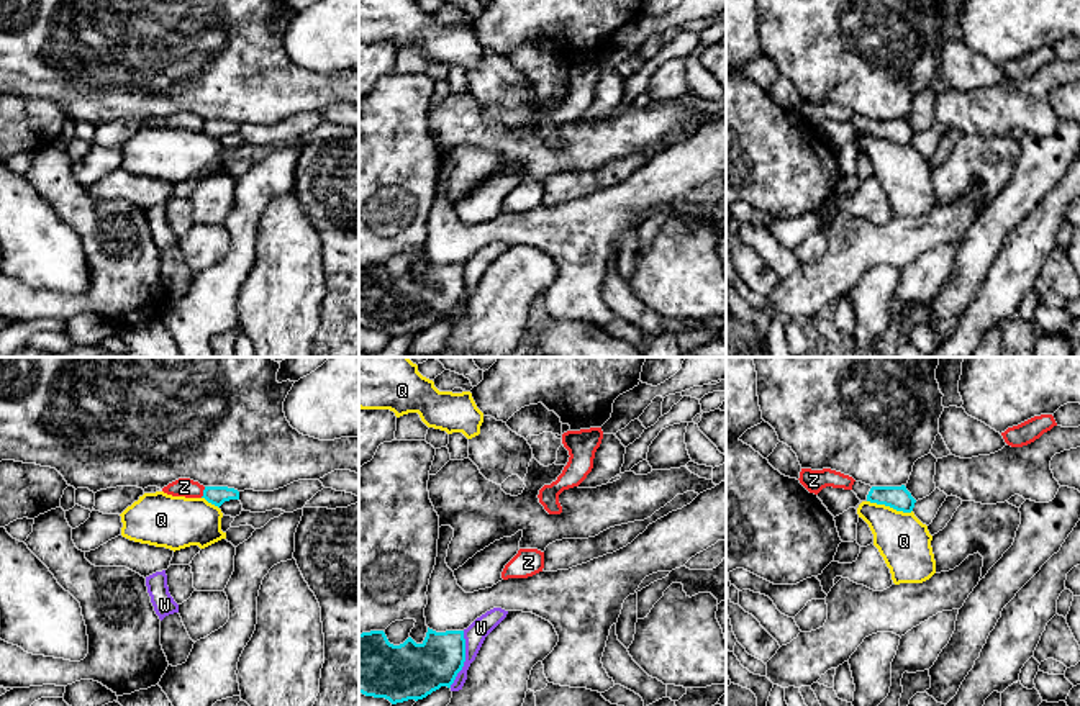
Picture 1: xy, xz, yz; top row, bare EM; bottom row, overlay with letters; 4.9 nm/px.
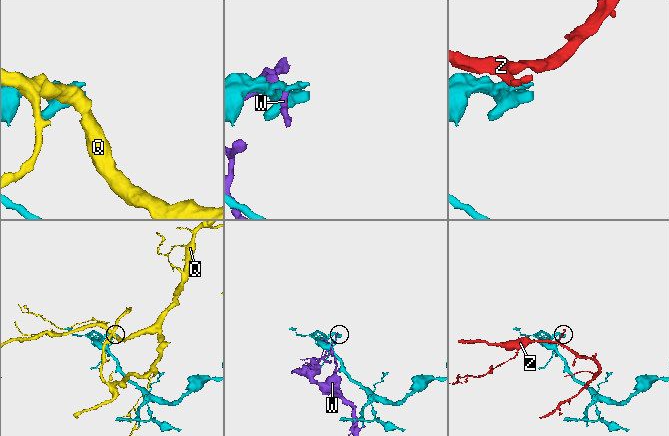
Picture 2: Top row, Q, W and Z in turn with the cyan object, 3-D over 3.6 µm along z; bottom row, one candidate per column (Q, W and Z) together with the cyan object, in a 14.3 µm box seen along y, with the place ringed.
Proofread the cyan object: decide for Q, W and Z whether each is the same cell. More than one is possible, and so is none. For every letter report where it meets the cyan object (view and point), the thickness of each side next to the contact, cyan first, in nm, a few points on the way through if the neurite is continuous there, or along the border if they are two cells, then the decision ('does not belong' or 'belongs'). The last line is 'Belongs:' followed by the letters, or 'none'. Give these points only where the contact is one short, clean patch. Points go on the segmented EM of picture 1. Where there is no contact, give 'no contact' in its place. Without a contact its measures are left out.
Q: yz (890, 506) | 120/260 nm | does not belong
W: xz (464, 659) | 280/100 nm | does not belong
Z: xy (204, 492) | 100/100 nm | along xy (205, 487), (200, 497) | does not belong
Belongs: none

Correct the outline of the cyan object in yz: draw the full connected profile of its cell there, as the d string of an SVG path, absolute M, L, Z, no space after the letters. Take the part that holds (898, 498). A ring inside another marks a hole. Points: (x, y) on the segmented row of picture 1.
M854 482L852 491L860 501L890 506L896 511L911 513L916 500L901 487L870 487L862 482Z

